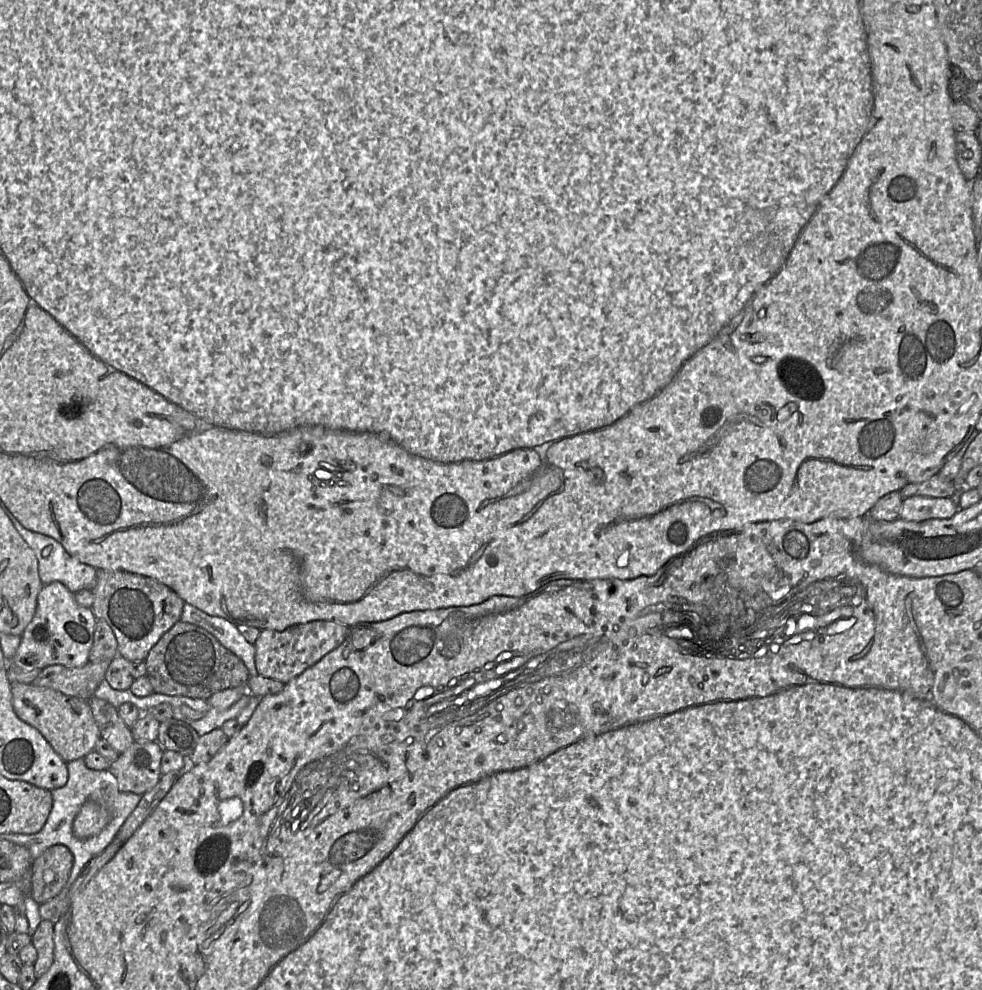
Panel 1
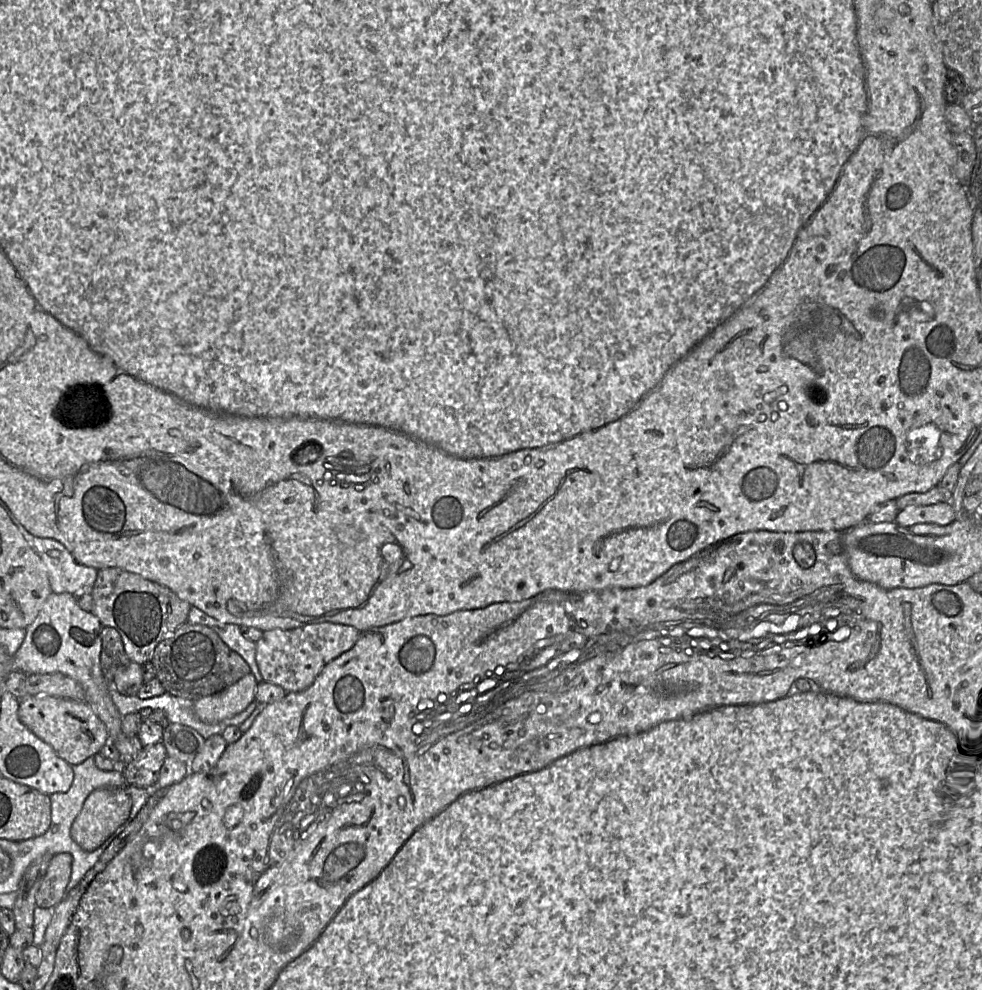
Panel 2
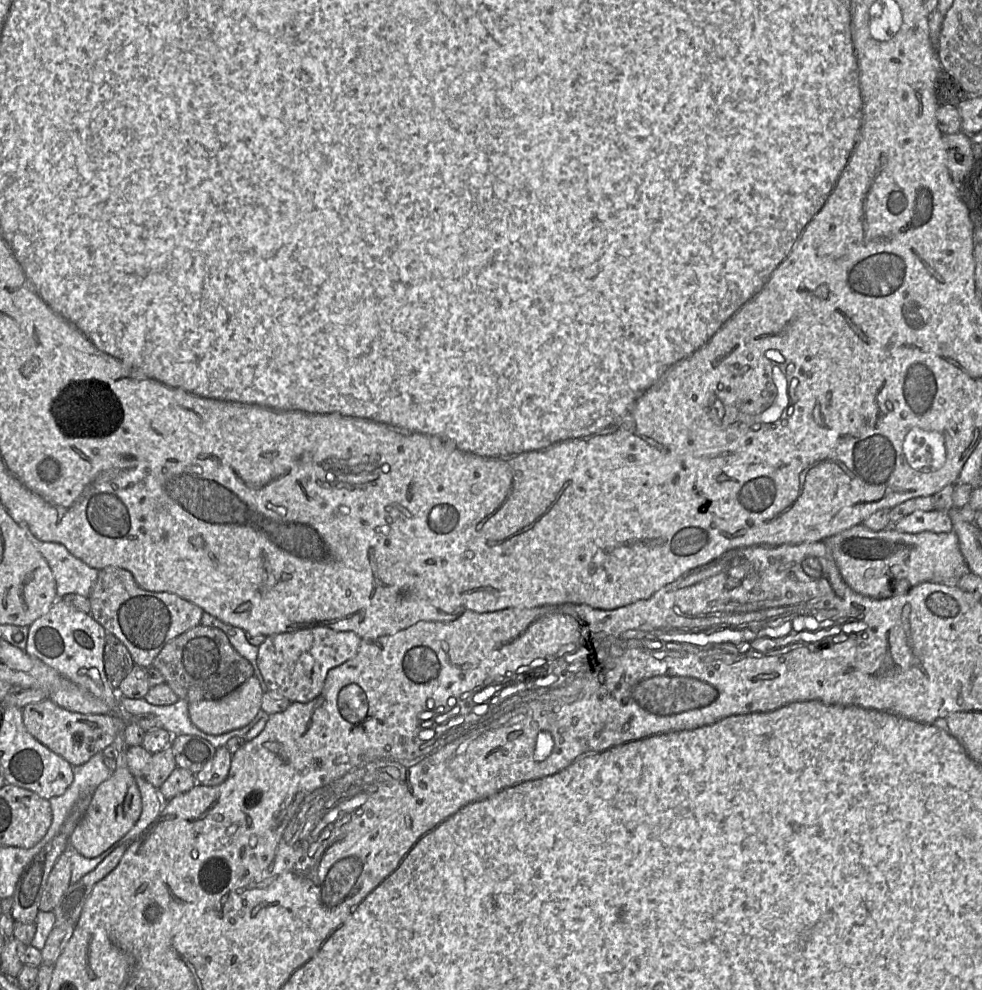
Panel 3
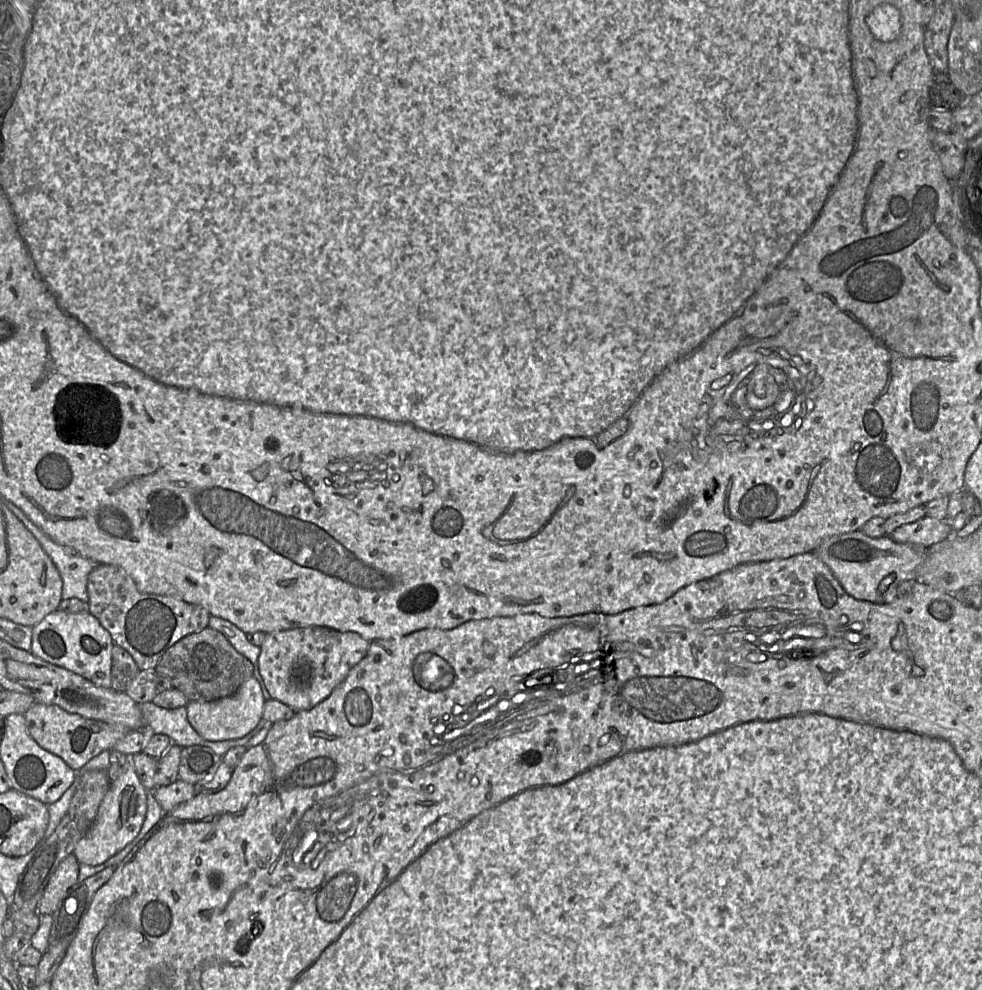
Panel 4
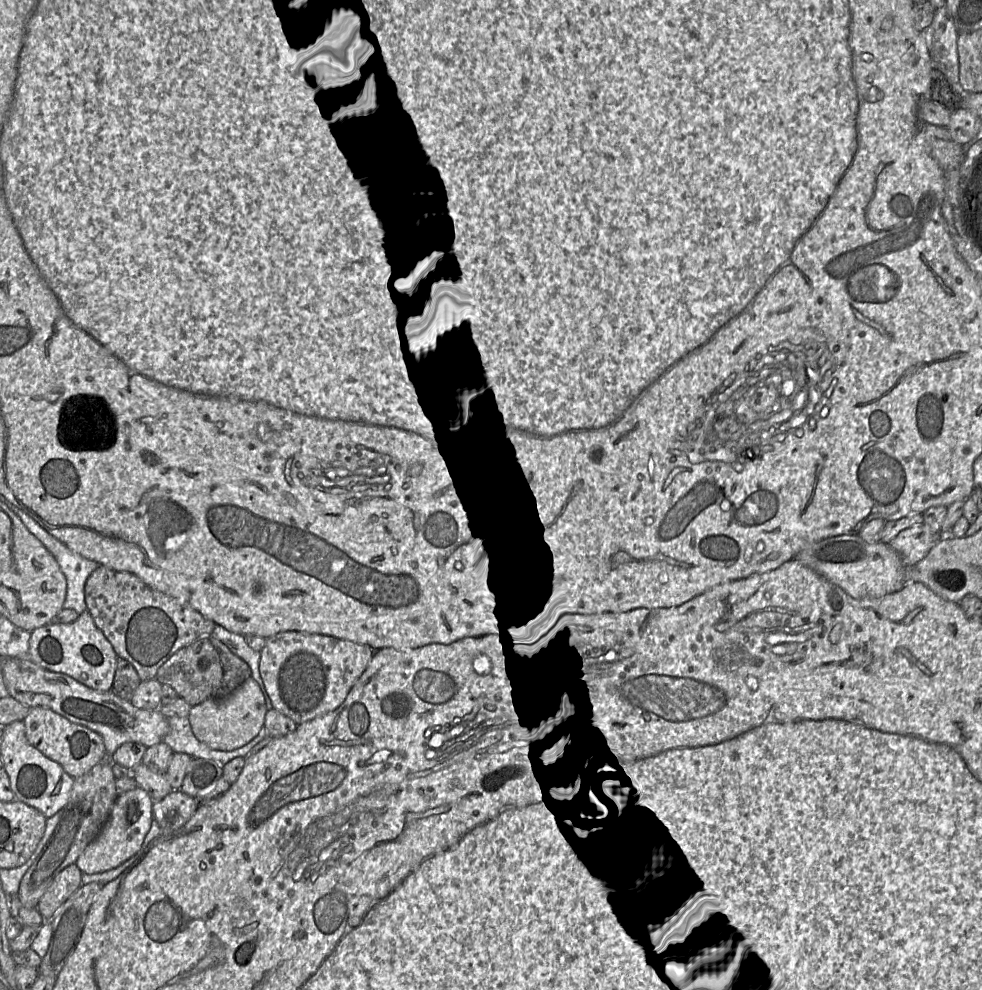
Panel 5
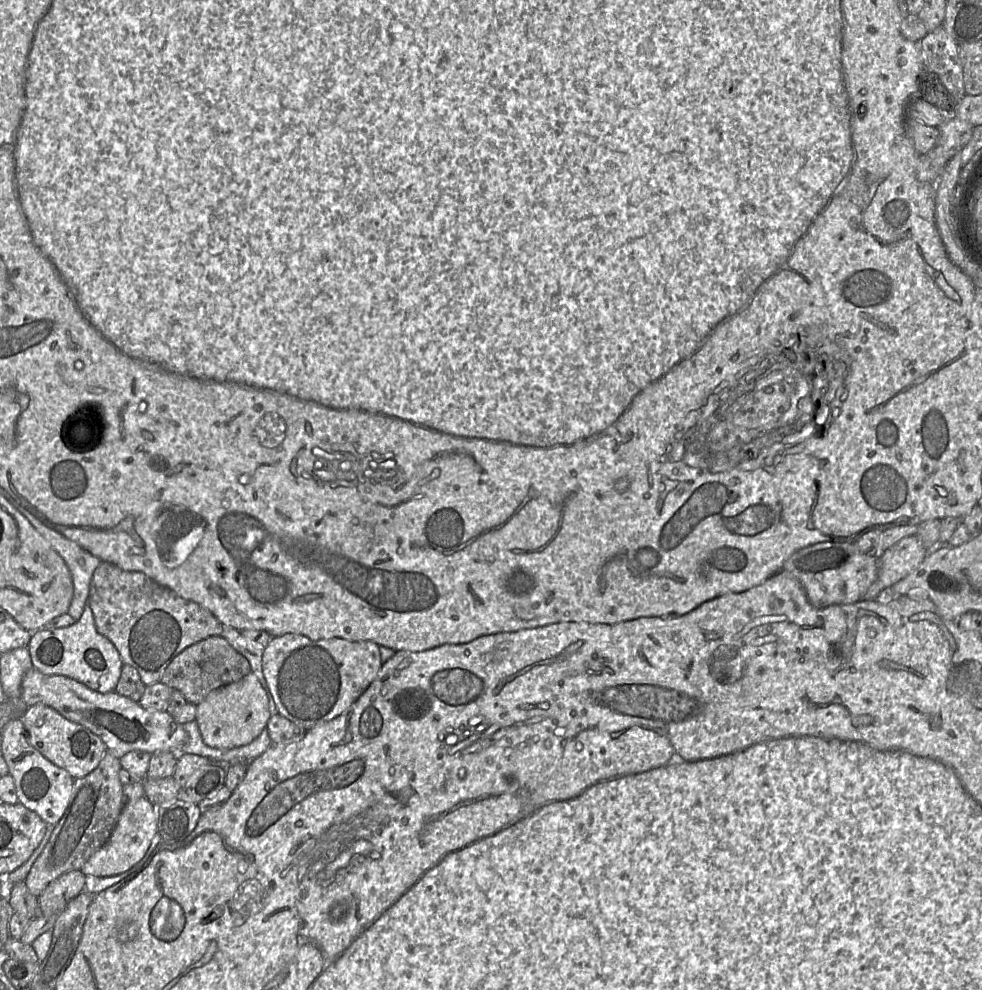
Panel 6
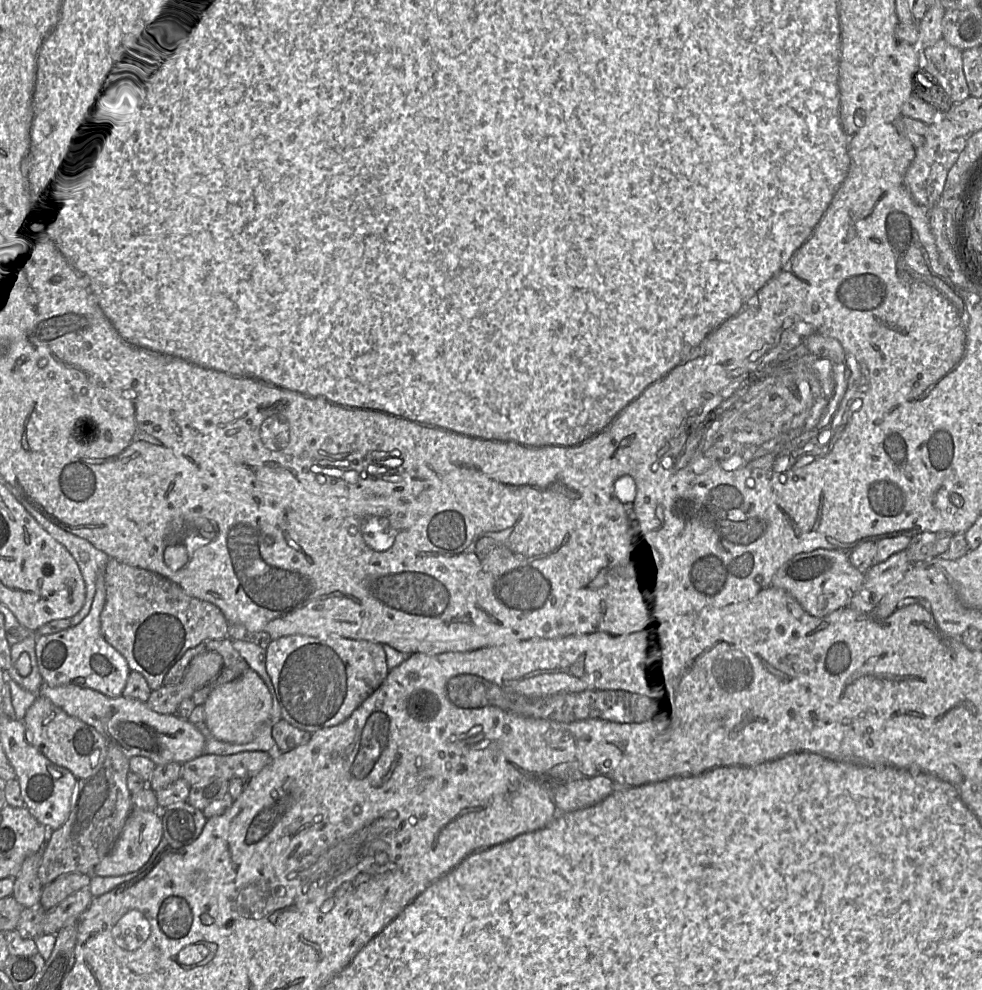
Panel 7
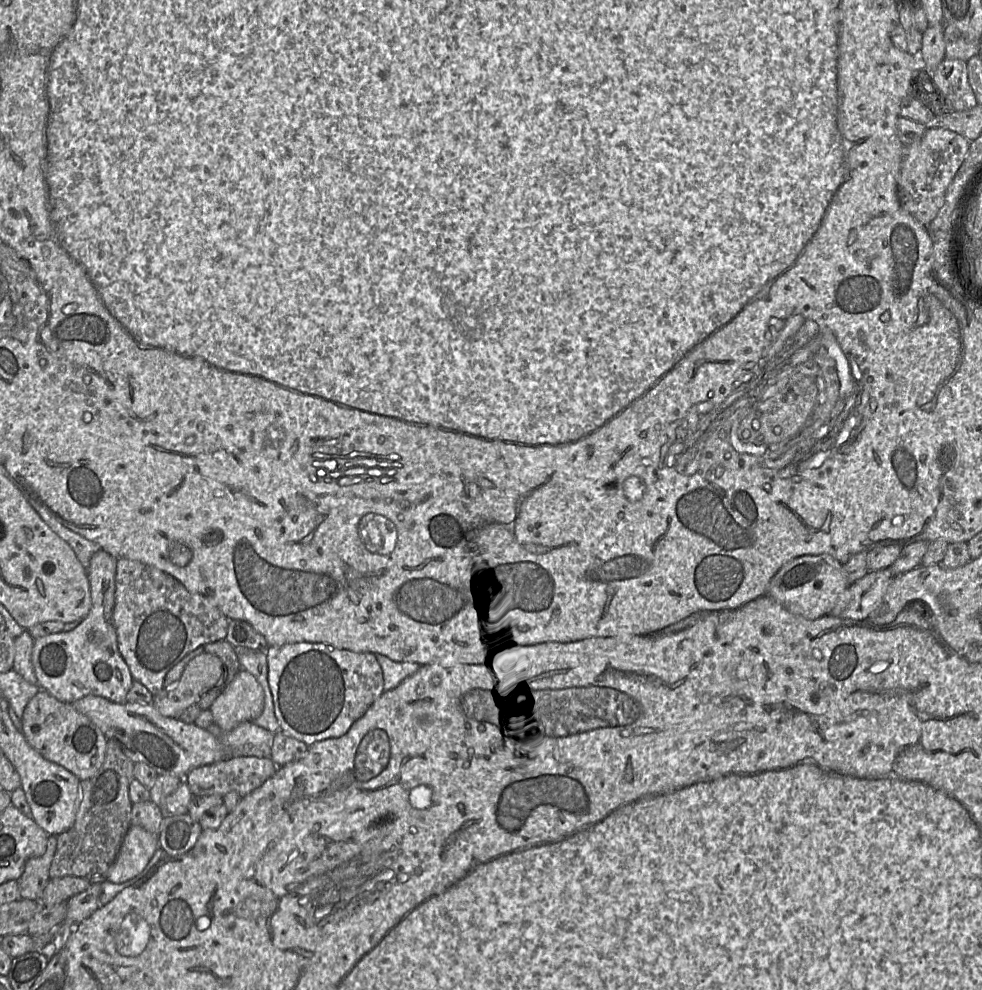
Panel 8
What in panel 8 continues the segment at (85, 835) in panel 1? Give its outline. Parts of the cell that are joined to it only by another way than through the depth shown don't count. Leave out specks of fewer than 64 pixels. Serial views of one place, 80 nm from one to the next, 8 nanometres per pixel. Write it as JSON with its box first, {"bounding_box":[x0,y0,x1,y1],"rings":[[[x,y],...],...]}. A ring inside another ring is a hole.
{"bounding_box":[107,825,158,883],"rings":[[[131,825],[108,871],[107,880],[122,883],[141,874],[158,847],[158,835],[141,826]]]}

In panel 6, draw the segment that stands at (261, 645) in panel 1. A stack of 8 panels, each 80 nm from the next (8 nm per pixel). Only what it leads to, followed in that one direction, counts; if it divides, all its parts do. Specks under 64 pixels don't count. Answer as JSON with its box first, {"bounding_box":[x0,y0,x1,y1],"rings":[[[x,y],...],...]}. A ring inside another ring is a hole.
{"bounding_box":[262,633,382,730],"rings":[[[293,633],[272,638],[262,656],[263,675],[278,714],[305,730],[347,711],[375,680],[382,663],[375,642],[341,638],[311,640]]]}

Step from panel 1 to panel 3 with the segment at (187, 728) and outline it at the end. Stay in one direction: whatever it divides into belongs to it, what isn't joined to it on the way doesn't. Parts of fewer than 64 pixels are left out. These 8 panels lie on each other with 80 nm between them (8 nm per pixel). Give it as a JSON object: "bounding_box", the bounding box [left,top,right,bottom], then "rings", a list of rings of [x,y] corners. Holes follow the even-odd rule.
{"bounding_box":[169,735,216,776],"rings":[[[195,735],[173,736],[169,747],[174,754],[176,765],[194,776],[207,764],[211,764],[216,752],[210,742]]]}

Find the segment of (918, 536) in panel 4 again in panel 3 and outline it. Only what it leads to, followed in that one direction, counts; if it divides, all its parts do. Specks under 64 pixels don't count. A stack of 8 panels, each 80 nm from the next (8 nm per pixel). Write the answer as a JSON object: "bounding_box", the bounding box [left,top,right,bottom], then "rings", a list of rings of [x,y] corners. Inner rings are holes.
{"bounding_box":[891,509,953,534],"rings":[[[936,509],[929,511],[915,511],[902,518],[891,527],[898,532],[911,534],[924,531],[945,533],[953,530],[952,520],[948,512]]]}

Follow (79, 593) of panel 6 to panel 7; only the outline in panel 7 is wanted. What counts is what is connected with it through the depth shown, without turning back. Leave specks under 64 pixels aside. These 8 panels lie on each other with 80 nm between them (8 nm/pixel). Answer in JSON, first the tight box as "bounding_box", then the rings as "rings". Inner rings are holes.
{"bounding_box":[20,497,109,626],"rings":[[[21,497],[20,502],[40,526],[67,549],[80,569],[85,582],[85,603],[81,610],[70,618],[71,626],[75,626],[87,616],[91,609],[97,577],[100,572],[104,573],[109,557],[87,540],[62,529],[26,499]]]}

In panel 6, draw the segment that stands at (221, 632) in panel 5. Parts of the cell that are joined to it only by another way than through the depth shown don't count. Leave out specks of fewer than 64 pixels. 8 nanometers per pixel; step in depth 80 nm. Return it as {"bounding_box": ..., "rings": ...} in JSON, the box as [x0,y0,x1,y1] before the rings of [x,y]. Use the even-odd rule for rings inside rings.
{"bounding_box":[222,628,278,715],"rings":[[[224,628],[222,637],[225,638],[238,653],[248,660],[252,673],[258,678],[268,695],[271,715],[278,714],[277,707],[262,670],[262,656],[265,648],[251,640],[248,640],[241,635],[240,631],[233,628]]]}

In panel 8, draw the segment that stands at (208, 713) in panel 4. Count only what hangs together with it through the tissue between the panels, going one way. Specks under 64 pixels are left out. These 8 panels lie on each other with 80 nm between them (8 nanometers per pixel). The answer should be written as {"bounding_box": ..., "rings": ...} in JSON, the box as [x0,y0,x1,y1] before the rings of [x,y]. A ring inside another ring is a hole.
{"bounding_box":[209,670,264,731],"rings":[[[240,670],[234,680],[215,699],[209,710],[214,723],[231,731],[242,722],[258,718],[264,708],[264,690],[255,676]]]}

